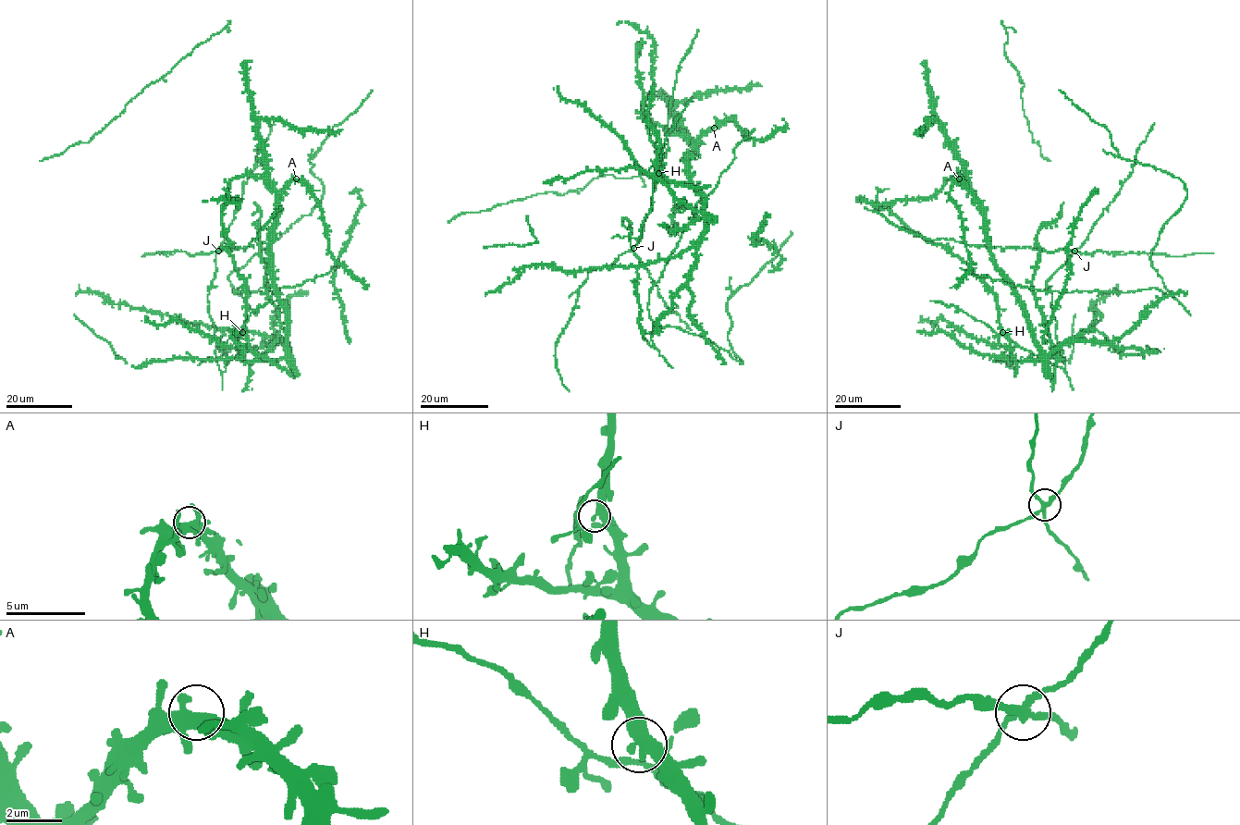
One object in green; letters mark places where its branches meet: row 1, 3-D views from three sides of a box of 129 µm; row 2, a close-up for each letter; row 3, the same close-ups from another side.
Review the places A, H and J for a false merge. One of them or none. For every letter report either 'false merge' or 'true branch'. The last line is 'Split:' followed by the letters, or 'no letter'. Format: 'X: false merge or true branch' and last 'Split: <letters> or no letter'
A: true branch
H: true branch
J: false merge
Split: J

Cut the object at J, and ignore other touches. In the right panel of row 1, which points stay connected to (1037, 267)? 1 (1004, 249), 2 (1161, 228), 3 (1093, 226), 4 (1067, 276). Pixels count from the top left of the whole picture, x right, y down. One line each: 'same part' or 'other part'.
1: other part
2: same part
3: same part
4: same part

